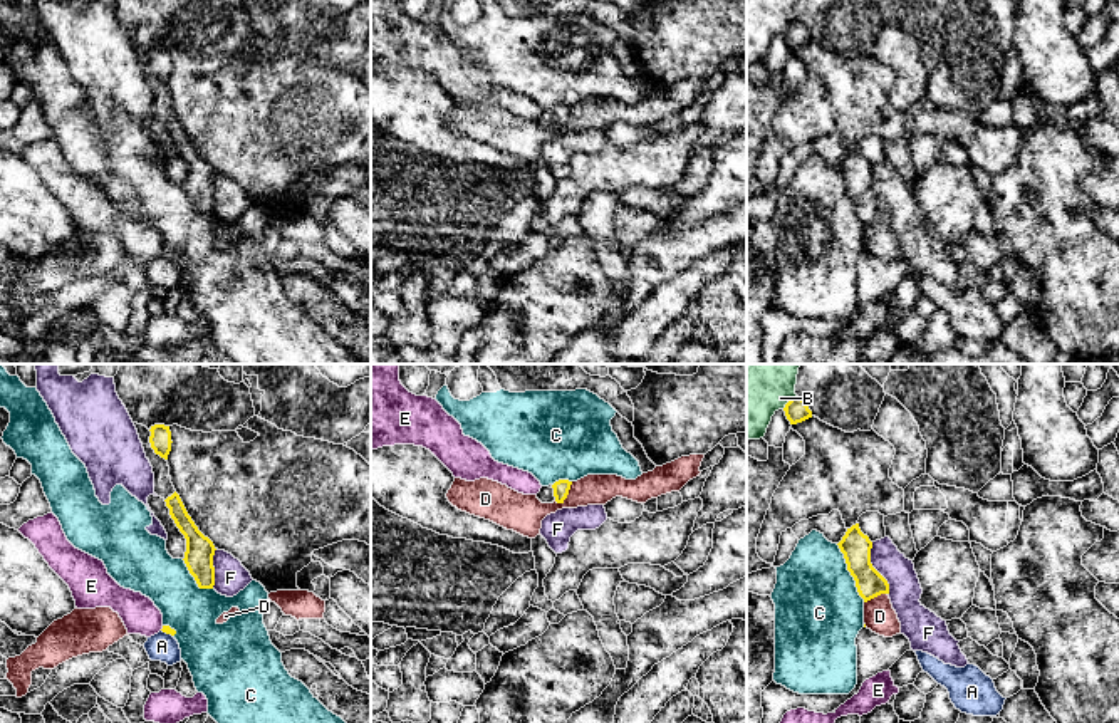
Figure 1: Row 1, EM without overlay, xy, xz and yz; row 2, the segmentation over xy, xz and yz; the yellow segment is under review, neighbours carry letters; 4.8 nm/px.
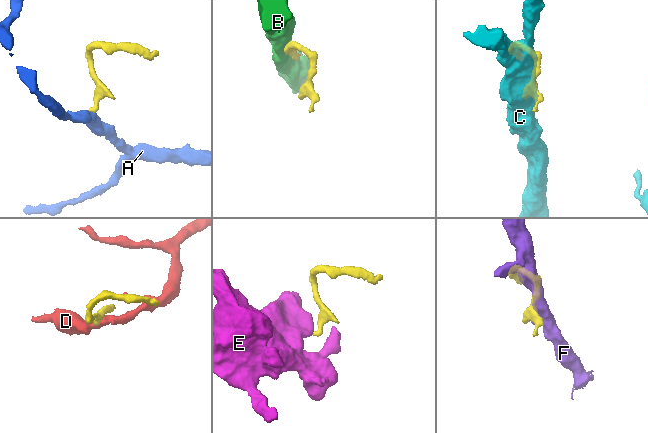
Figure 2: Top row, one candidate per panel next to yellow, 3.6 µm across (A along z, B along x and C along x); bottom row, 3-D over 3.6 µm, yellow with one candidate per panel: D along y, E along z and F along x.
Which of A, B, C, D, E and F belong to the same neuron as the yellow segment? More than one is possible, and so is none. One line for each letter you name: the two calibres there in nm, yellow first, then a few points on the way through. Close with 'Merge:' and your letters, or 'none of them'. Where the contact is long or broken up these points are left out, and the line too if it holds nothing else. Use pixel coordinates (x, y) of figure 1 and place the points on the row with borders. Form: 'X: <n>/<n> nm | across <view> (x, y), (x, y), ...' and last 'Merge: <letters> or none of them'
Merge: none of them

